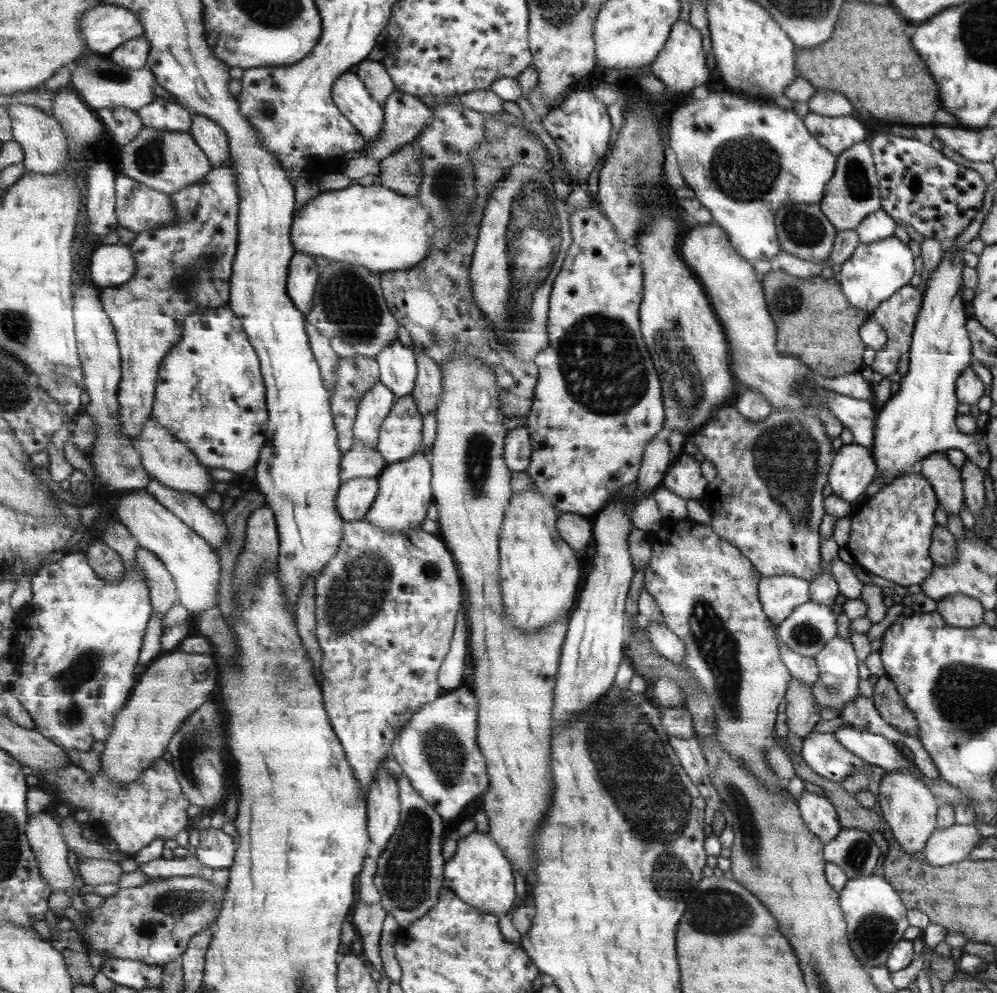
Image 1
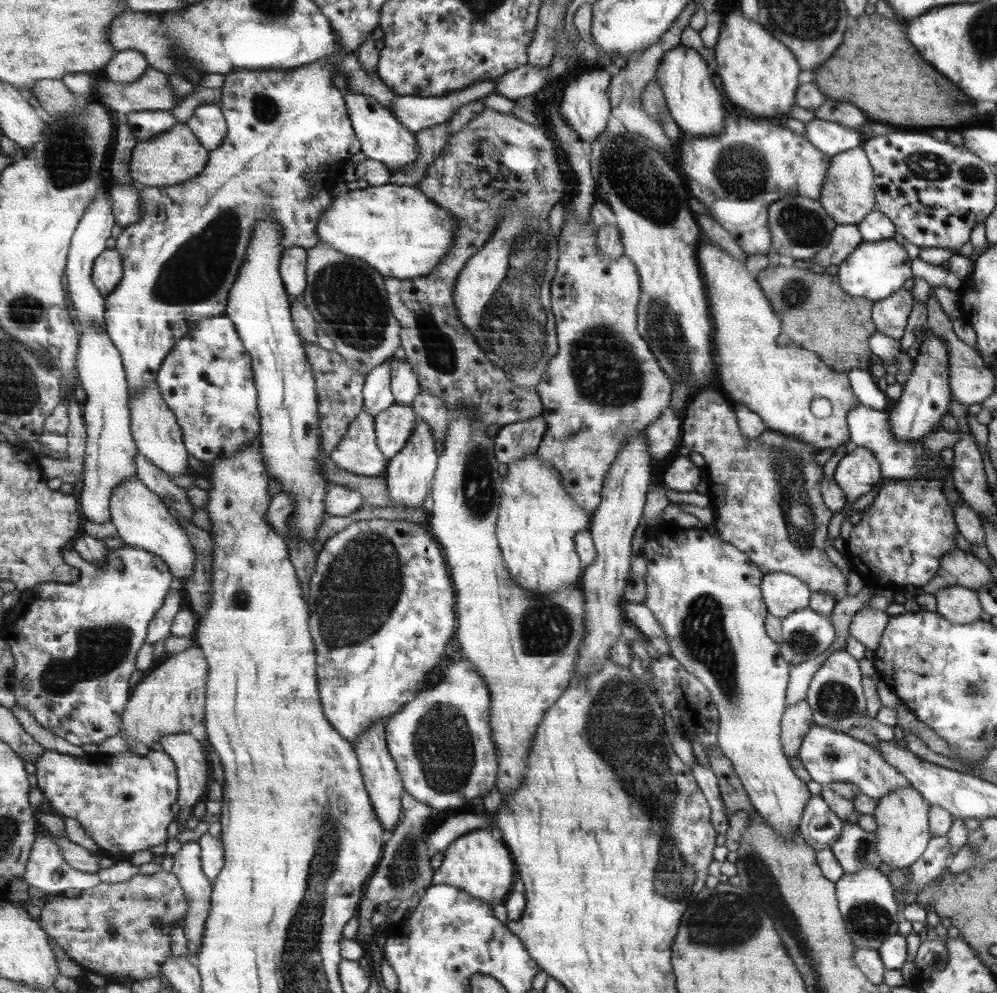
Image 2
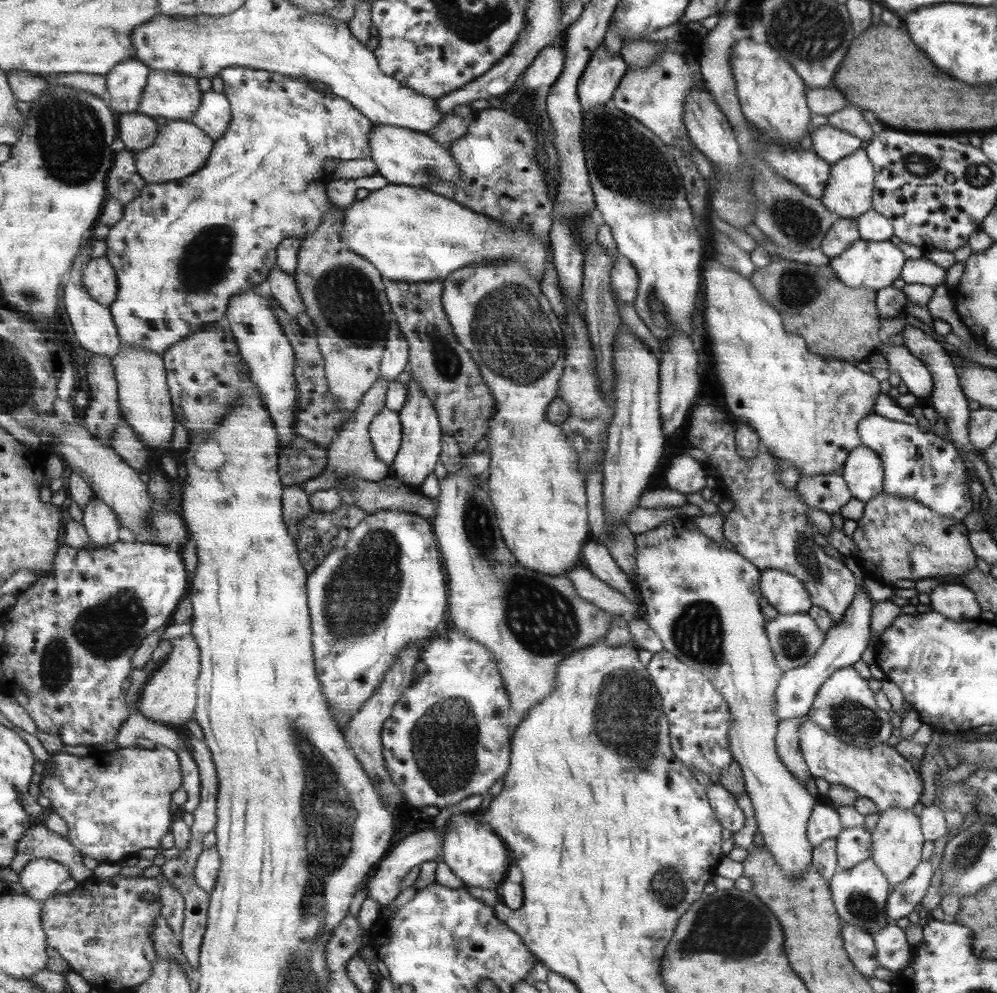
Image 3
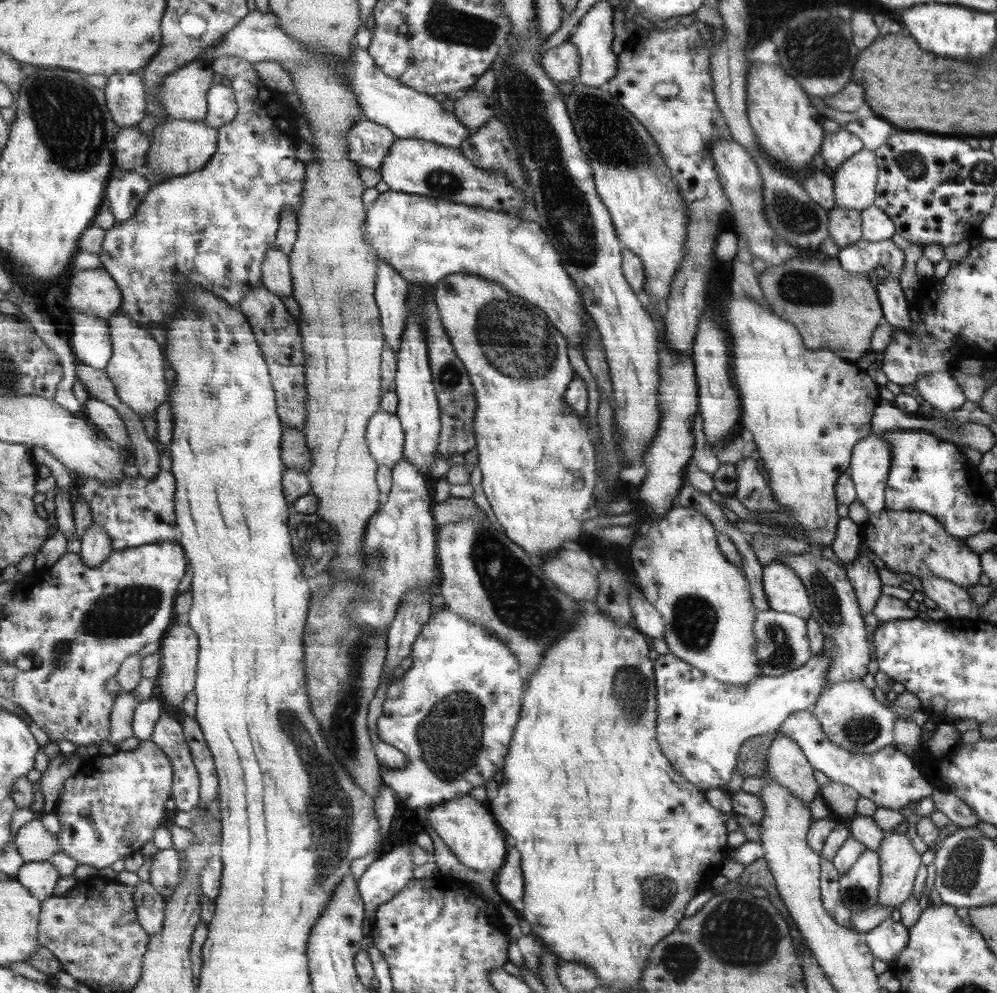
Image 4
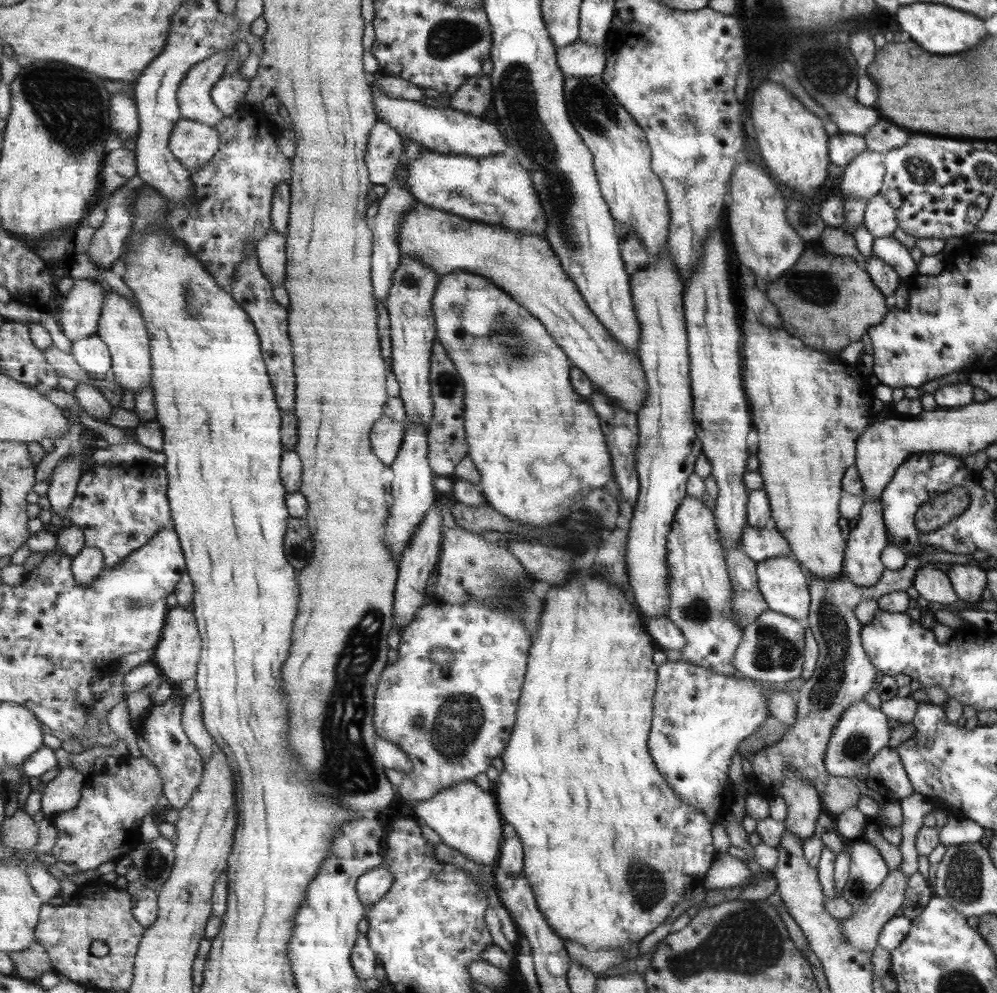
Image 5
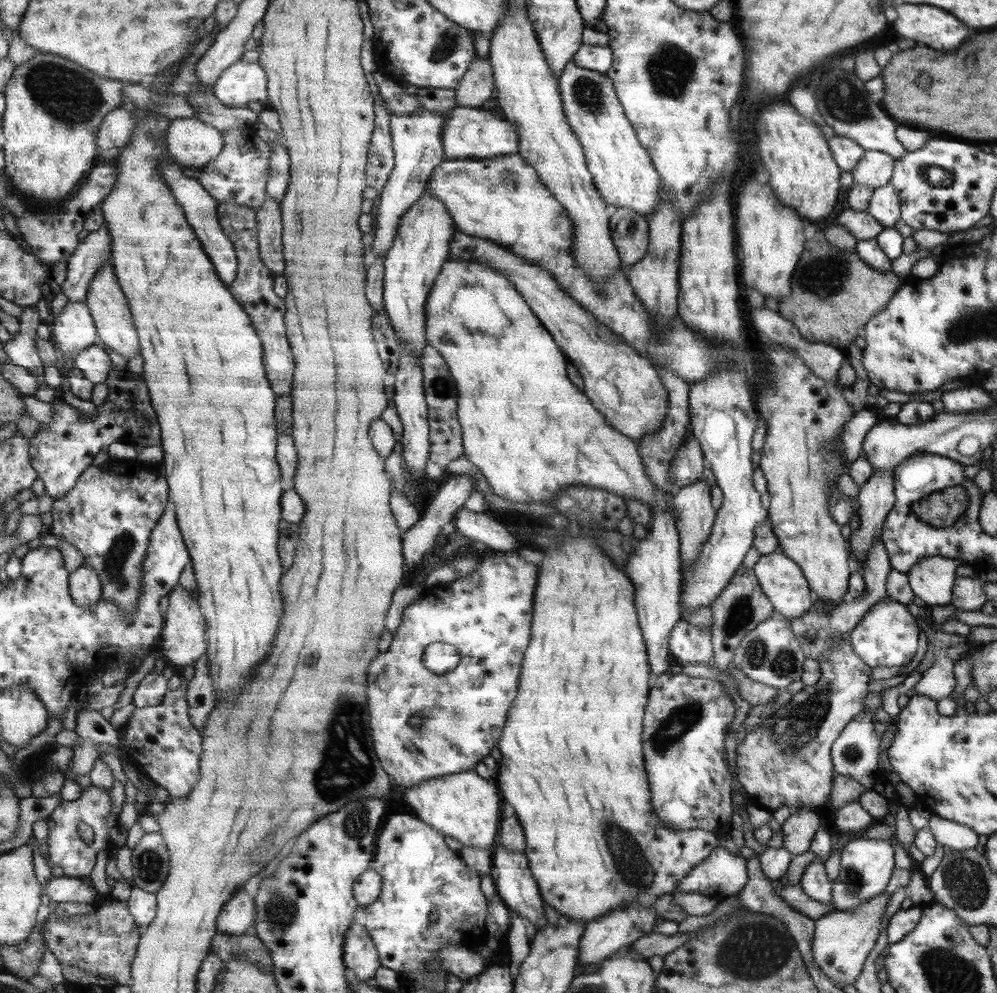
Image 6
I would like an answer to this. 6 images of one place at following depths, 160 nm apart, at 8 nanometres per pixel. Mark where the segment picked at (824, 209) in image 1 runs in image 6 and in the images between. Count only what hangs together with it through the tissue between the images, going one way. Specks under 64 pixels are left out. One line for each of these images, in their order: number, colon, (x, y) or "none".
2: (848, 194)
3: (848, 193)
4: (854, 182)
5: (862, 178)
6: (874, 169)

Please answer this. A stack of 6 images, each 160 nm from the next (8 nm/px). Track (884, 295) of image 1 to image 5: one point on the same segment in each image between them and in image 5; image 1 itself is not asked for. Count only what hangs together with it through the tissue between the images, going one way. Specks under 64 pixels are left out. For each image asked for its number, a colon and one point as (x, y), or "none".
2: (876, 270)
3: (874, 265)
4: (861, 257)
5: (888, 249)

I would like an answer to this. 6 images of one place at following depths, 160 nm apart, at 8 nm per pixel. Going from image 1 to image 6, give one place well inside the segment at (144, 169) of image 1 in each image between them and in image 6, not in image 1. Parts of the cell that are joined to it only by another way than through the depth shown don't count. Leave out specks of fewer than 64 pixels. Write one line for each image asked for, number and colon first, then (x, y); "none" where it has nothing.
2: (173, 157)
3: (182, 149)
4: (180, 147)
5: (194, 144)
6: (193, 143)

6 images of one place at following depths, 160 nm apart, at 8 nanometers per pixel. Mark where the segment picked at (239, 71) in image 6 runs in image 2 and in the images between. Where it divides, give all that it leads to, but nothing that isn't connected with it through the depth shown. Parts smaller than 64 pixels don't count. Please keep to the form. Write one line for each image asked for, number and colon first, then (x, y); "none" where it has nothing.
2: (208, 122)
3: (214, 116)
4: (223, 108)
5: (230, 92)

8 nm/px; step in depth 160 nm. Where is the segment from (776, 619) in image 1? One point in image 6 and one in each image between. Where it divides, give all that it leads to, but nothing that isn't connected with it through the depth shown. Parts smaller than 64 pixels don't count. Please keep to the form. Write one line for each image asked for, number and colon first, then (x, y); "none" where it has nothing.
2: (782, 593)
3: (787, 595)
4: (785, 591)
5: (784, 588)
6: (780, 578)

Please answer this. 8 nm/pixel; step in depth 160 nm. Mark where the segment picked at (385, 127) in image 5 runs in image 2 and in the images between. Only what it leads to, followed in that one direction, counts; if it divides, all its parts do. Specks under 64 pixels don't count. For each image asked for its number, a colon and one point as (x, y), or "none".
2: (181, 261)
3: (184, 248)
4: (369, 143)

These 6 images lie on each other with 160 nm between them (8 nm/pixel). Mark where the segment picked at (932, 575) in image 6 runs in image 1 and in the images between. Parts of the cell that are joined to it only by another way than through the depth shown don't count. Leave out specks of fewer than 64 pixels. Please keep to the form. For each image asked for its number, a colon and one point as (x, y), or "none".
1: (960, 611)
2: (957, 604)
3: (955, 601)
4: (944, 594)
5: (930, 583)

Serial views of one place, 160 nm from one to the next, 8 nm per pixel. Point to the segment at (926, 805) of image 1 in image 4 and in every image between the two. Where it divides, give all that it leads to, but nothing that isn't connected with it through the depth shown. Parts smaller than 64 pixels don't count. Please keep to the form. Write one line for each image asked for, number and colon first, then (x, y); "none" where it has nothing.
2: (901, 816)
3: (896, 841)
4: (898, 860)

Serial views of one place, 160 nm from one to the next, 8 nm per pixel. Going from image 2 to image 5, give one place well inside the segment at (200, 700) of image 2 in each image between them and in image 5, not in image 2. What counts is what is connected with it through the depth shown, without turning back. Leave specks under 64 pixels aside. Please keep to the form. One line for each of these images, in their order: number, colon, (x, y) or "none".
3: (170, 697)
4: (180, 649)
5: (178, 654)

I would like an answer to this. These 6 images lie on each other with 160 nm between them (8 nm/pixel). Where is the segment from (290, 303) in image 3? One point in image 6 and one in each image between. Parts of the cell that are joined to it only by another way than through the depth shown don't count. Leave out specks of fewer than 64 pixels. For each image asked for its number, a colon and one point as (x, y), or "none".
4: (278, 278)
5: (272, 251)
6: (271, 226)

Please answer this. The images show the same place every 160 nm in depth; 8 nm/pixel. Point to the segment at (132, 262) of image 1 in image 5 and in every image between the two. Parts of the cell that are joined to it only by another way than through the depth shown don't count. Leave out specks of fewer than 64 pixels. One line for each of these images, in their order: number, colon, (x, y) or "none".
2: (109, 271)
3: (101, 279)
4: (95, 292)
5: (82, 307)

